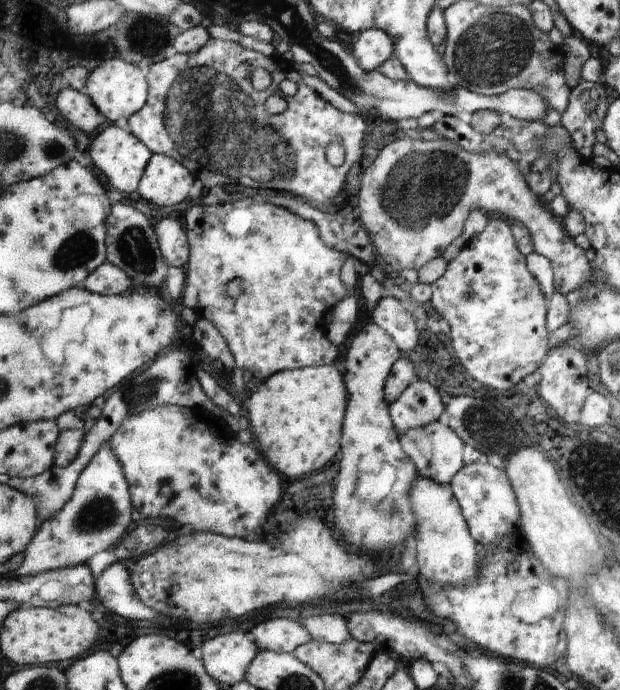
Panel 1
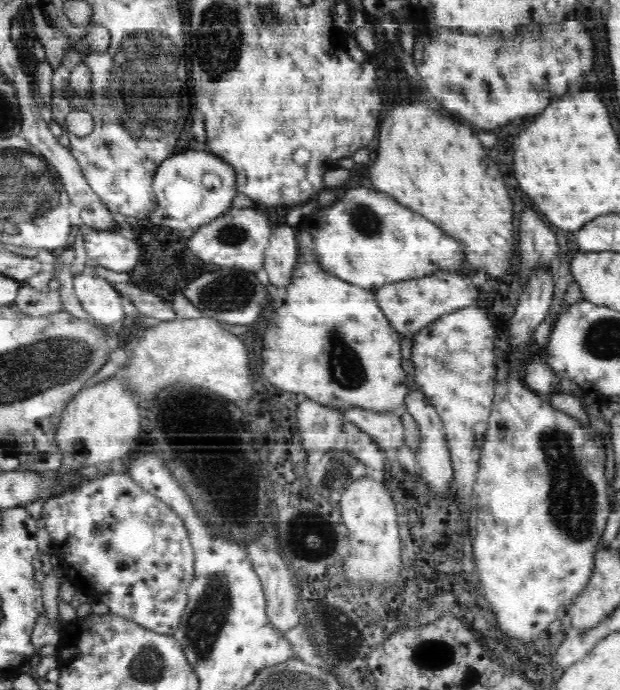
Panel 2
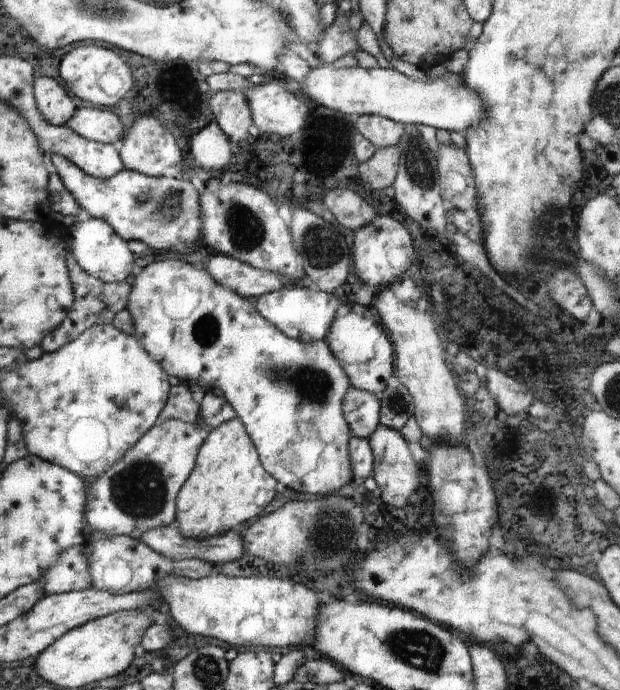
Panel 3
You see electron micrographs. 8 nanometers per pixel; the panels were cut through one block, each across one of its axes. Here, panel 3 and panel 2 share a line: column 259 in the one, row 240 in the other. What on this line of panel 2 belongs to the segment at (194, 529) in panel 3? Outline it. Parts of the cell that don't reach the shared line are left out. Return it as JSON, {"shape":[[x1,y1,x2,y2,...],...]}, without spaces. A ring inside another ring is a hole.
{"shape":[[420,100,398,104,386,114,379,126,378,150,374,153,376,162,370,164,374,189,388,194,396,203,414,210,445,235,464,244,464,260,472,272,484,270,492,278,504,278,504,274,510,272,510,262,516,252,516,240,512,234,514,206,498,166,488,160,476,132,472,132,472,128,464,128,464,124,456,124,452,118,444,118,440,110,428,108]]}

